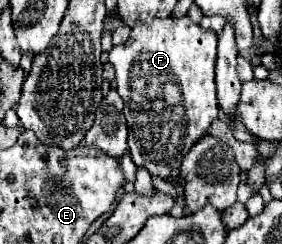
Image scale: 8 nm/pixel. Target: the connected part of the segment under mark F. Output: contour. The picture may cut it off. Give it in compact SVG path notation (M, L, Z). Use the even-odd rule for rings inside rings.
M187 17L183 19L161 19L155 21L153 25L137 25L131 29L131 37L127 39L125 45L121 47L113 47L109 51L109 61L113 63L115 71L117 71L117 91L121 93L123 101L125 101L125 117L127 117L127 125L129 125L129 155L133 159L133 163L137 167L147 169L151 175L157 177L171 177L173 171L179 171L181 161L185 157L185 153L201 139L207 135L209 125L219 117L219 105L217 105L217 93L215 93L215 55L217 55L217 35L213 31L205 31L199 25L193 25Z

